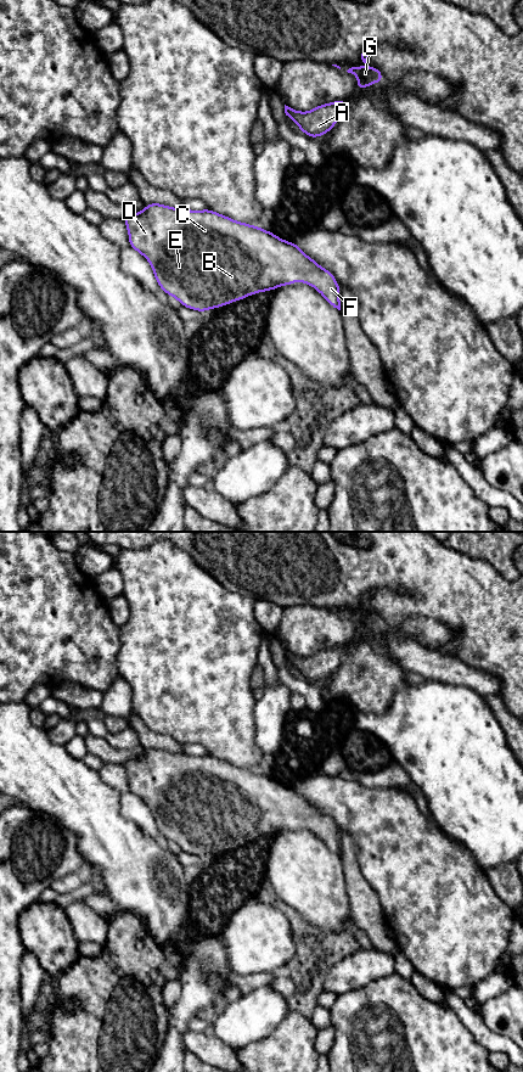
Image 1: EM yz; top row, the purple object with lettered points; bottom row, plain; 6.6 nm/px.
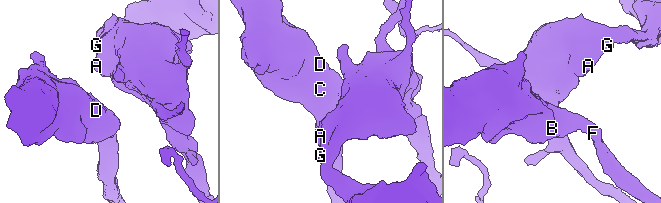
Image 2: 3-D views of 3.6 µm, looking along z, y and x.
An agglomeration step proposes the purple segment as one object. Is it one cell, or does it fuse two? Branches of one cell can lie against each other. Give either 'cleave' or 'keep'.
keep

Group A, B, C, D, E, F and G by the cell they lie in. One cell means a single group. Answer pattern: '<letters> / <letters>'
A B C D E F G

